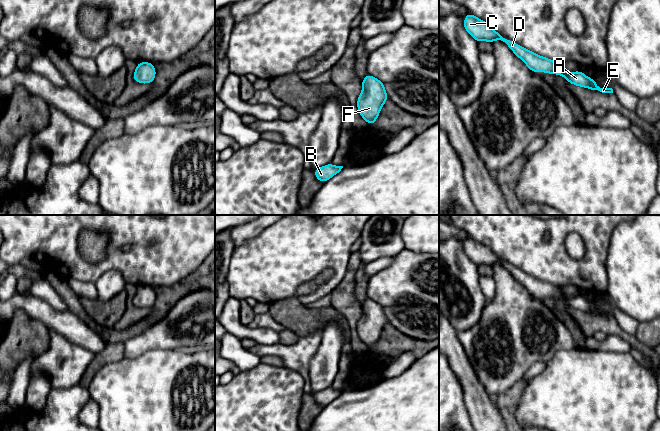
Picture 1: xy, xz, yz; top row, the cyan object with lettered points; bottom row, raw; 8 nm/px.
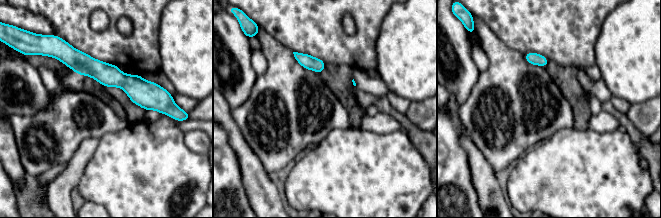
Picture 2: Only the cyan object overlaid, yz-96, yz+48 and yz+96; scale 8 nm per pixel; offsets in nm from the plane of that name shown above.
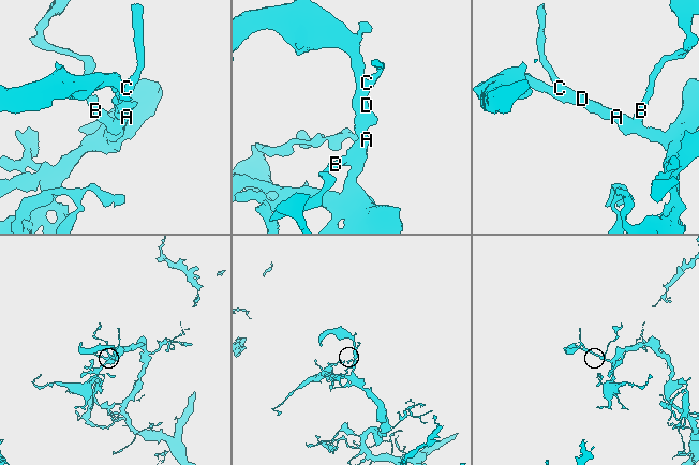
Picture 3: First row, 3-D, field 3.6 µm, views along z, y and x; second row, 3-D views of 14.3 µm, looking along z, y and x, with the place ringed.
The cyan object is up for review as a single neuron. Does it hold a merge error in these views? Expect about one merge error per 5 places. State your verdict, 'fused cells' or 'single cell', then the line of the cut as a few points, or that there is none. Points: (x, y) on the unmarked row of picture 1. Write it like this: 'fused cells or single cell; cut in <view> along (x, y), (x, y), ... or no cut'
single cell; no cut

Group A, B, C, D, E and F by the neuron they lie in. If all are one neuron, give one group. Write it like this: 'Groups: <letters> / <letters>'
Groups: A B C D E F

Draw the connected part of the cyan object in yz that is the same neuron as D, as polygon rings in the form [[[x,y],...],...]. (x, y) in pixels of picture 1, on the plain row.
[[[468,237],[464,241],[463,251],[477,267],[480,265],[487,265],[492,268],[495,264],[501,264],[526,288],[531,296],[545,296],[547,298],[560,299],[564,301],[568,307],[575,310],[598,314],[602,317],[613,317],[612,312],[600,312],[594,303],[589,302],[582,295],[565,295],[562,292],[561,287],[540,280],[521,269],[516,268],[512,264],[507,263],[495,255],[490,248],[474,240],[472,237]]]

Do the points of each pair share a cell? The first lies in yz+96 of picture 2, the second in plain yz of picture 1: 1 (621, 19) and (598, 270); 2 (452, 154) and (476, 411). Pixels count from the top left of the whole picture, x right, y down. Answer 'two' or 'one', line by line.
1: two
2: two

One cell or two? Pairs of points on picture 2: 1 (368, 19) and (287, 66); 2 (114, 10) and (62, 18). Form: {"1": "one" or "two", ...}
{"1": "two", "2": "one"}

